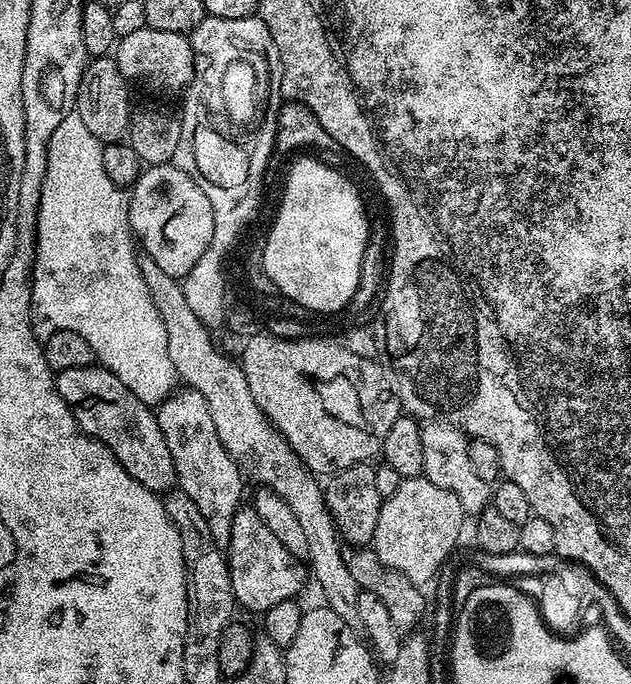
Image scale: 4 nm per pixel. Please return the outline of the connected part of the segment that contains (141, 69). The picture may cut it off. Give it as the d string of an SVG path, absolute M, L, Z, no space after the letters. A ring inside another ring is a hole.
M145 26L117 41L114 59L124 77L142 80L160 90L183 91L195 76L196 56L193 54L192 41L183 32L154 30Z

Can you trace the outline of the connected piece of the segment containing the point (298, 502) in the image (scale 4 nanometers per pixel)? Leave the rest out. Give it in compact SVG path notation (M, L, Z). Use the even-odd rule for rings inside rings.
M140 256L140 269L142 278L146 278L146 290L150 290L154 310L158 310L162 326L166 326L166 346L170 349L170 362L174 362L177 377L187 387L202 394L202 398L206 398L210 418L214 418L214 430L218 430L222 446L226 446L230 458L234 458L241 473L248 478L253 476L259 487L273 491L294 510L306 534L307 563L313 581L318 581L322 590L325 607L334 610L338 618L342 618L352 629L361 631L358 613L358 594L361 589L346 567L345 549L336 524L325 506L321 483L301 462L295 450L284 441L284 435L268 421L267 414L258 406L258 402L254 402L254 394L250 394L243 367L216 349L210 330L187 304L183 283L177 277L166 274L166 270L160 269L158 262L149 256Z

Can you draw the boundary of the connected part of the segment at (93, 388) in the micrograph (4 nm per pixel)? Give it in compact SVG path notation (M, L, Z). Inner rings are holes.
M96 362L90 366L74 366L74 370L56 373L56 385L58 394L62 394L70 406L80 429L106 445L134 482L142 482L146 490L157 494L167 493L176 484L174 458L170 454L170 446L166 446L155 411L134 398L134 394L122 386L121 380L110 369L102 368Z

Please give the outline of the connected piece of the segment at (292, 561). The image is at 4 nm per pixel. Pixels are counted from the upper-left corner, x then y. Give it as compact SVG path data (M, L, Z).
M241 506L234 514L226 555L237 605L257 614L268 612L270 606L297 599L304 588L304 579L308 580L310 576L309 569L278 542L252 506Z

